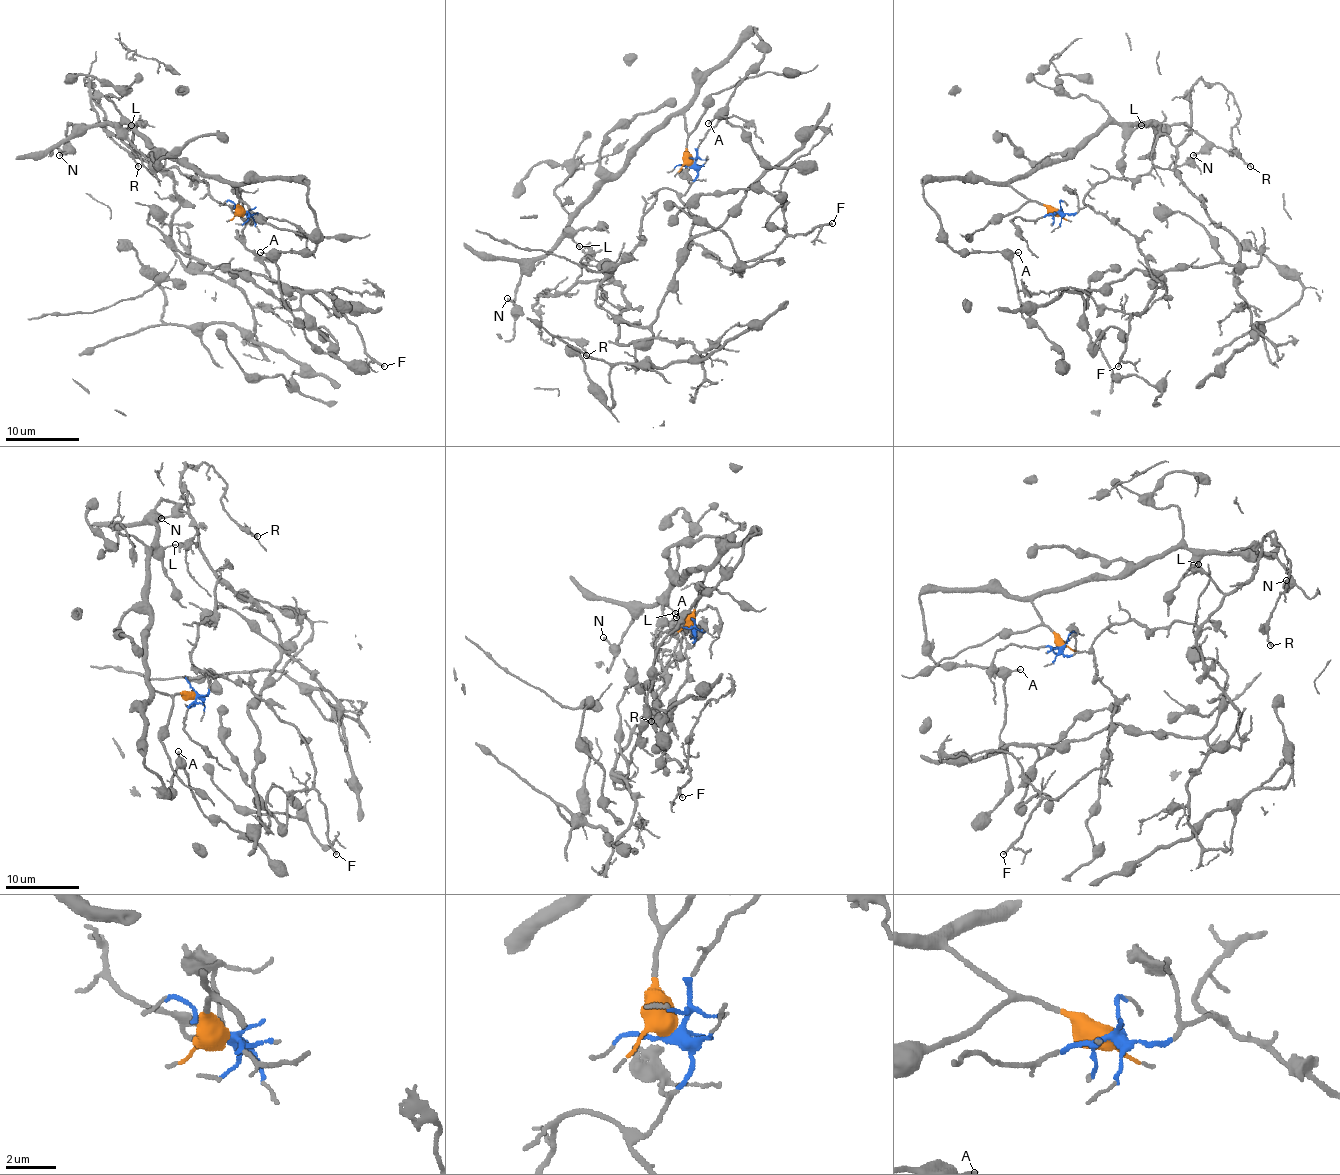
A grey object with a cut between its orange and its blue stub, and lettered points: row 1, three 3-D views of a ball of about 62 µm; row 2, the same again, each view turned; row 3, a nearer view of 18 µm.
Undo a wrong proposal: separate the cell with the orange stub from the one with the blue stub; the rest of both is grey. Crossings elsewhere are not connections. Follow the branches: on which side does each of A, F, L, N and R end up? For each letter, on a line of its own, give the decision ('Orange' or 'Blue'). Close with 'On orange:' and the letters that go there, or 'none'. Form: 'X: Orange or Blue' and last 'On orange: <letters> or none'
A: Orange
F: Blue
L: Orange
N: Orange
R: Blue
On orange: A, L, N

